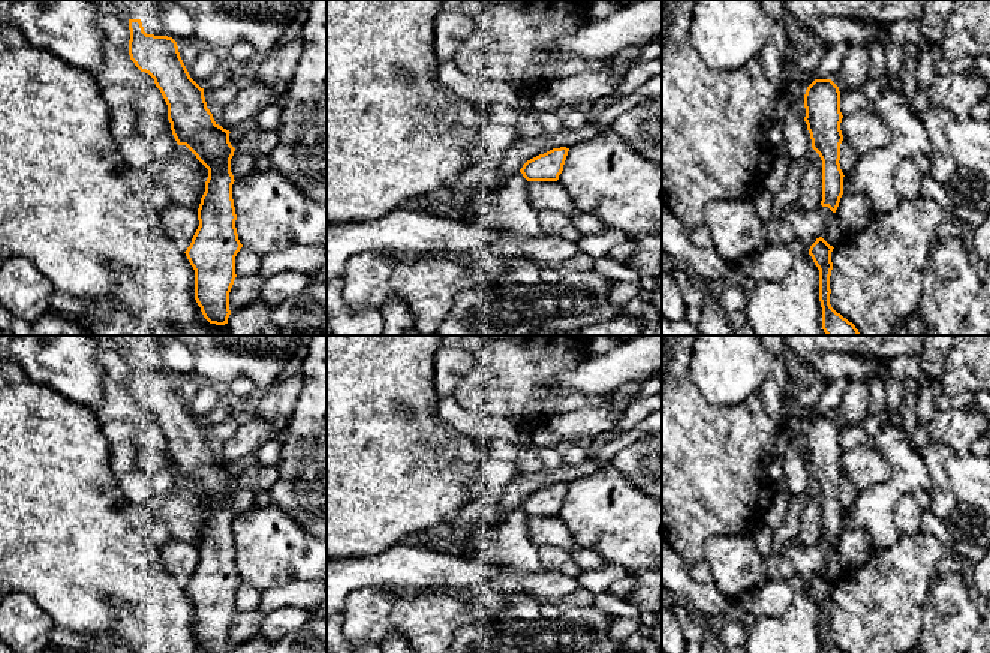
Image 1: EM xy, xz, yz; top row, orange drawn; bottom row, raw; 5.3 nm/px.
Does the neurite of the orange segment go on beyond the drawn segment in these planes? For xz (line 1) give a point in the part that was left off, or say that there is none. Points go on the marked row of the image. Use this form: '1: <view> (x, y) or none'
1: none

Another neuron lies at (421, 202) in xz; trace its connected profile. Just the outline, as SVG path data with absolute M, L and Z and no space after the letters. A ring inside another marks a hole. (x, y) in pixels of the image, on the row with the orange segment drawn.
M419 195L415 199L407 201L400 208L413 210L419 213L427 213L427 208L431 205L431 201L427 195Z

